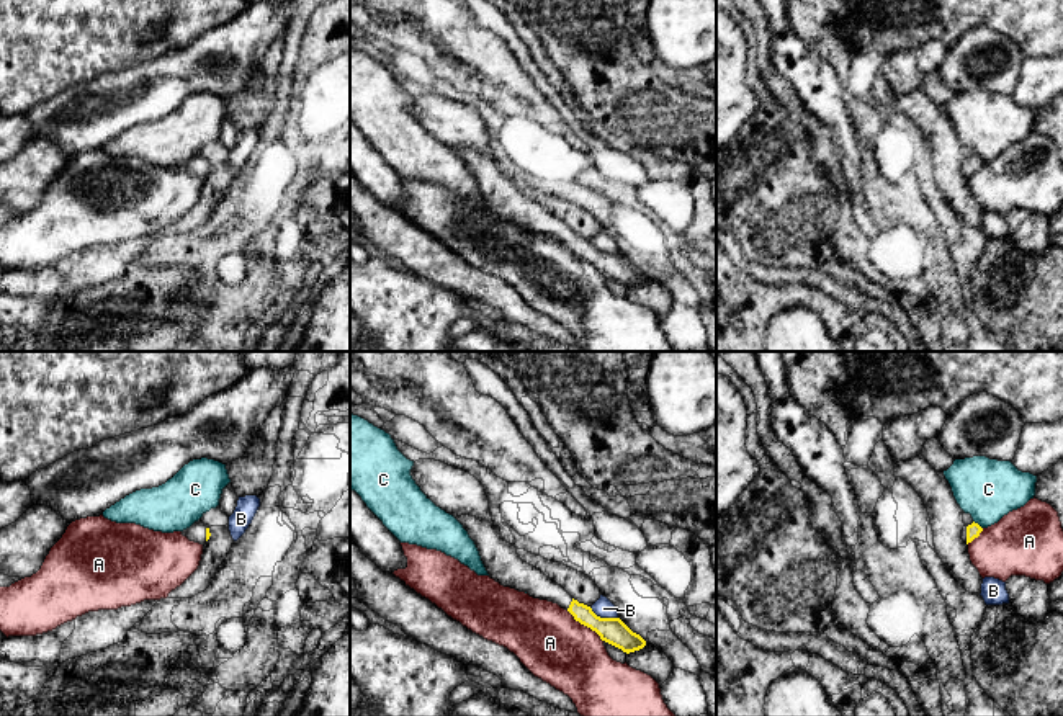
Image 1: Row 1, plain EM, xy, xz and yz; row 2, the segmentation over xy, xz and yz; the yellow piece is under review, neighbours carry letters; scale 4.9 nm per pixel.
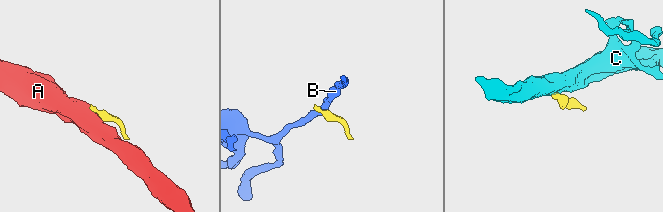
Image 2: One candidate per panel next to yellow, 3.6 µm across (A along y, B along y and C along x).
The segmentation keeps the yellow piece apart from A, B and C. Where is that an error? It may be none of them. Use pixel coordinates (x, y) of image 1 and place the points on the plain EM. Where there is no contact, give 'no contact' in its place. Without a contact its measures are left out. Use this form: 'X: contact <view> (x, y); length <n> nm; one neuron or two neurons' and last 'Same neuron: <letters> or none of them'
A: contact xz (586, 259); length 240 nm; two neurons
B: contact xz (604, 252); length 160 nm; two neurons
C: contact yz (978, 159); length 60 nm; two neurons
Same neuron: none of them

